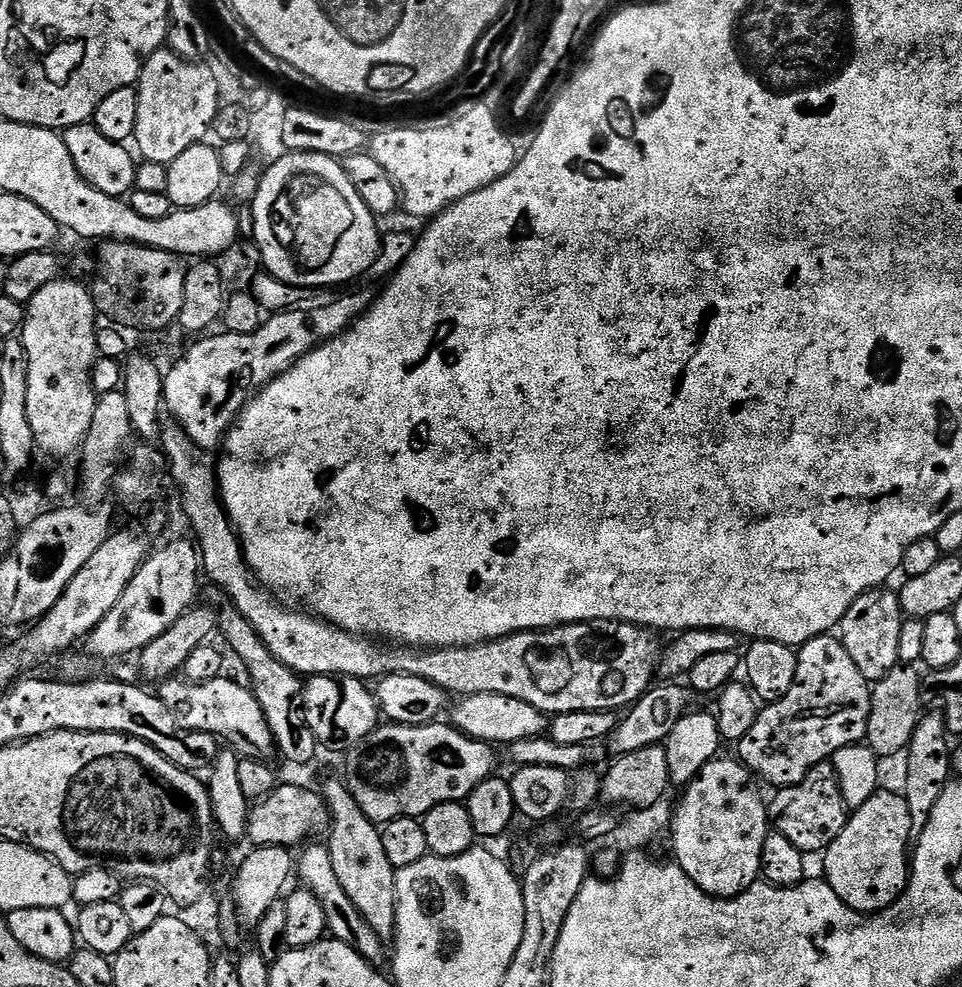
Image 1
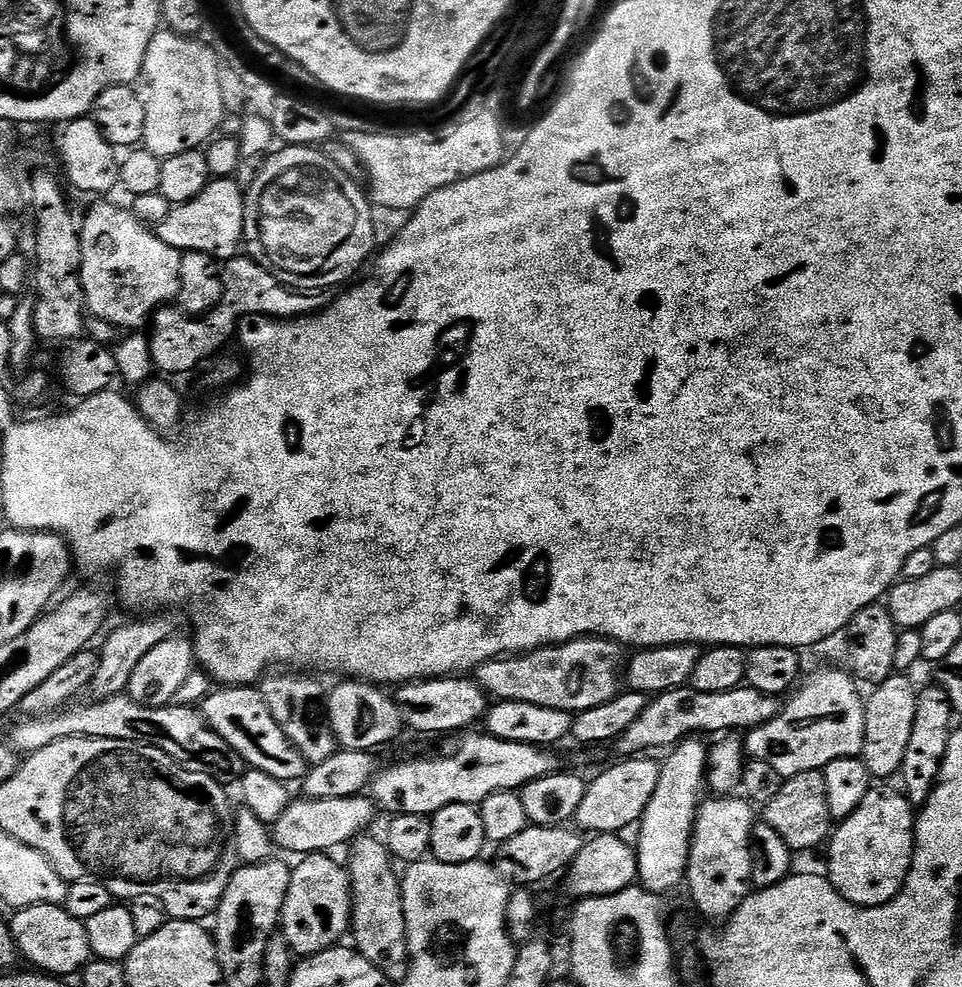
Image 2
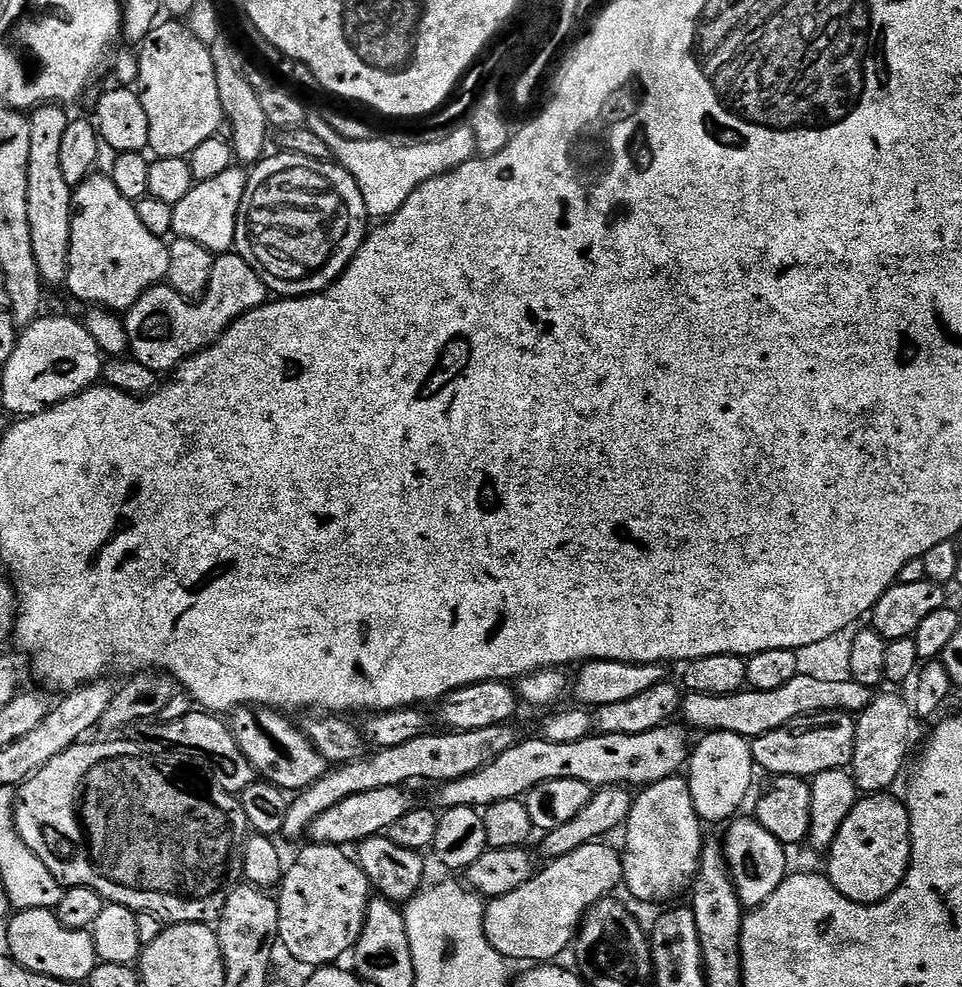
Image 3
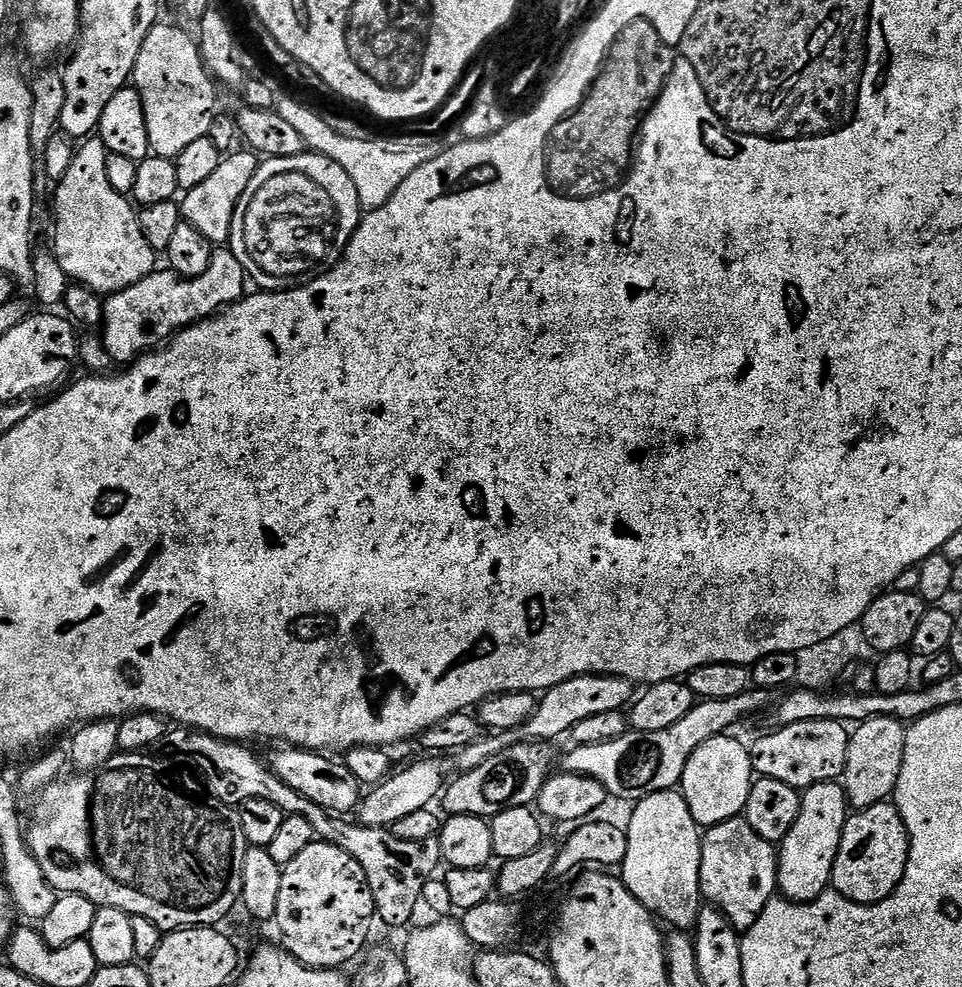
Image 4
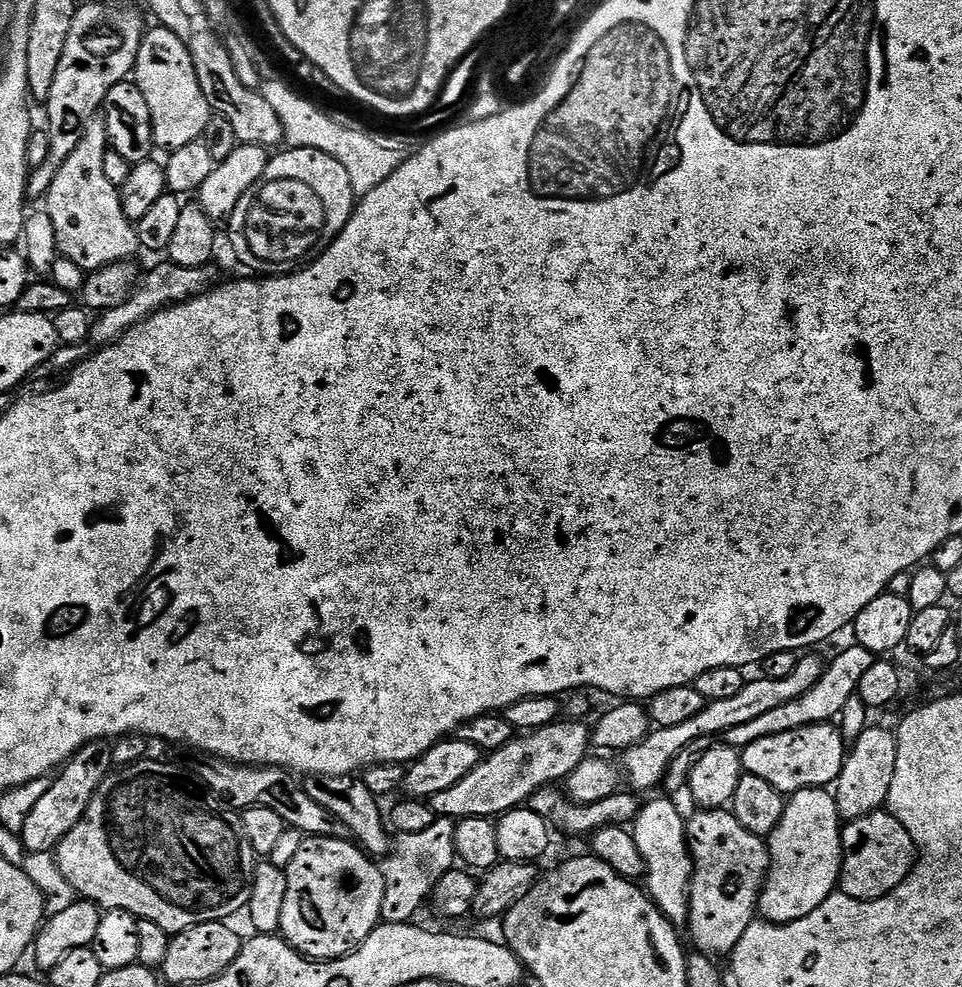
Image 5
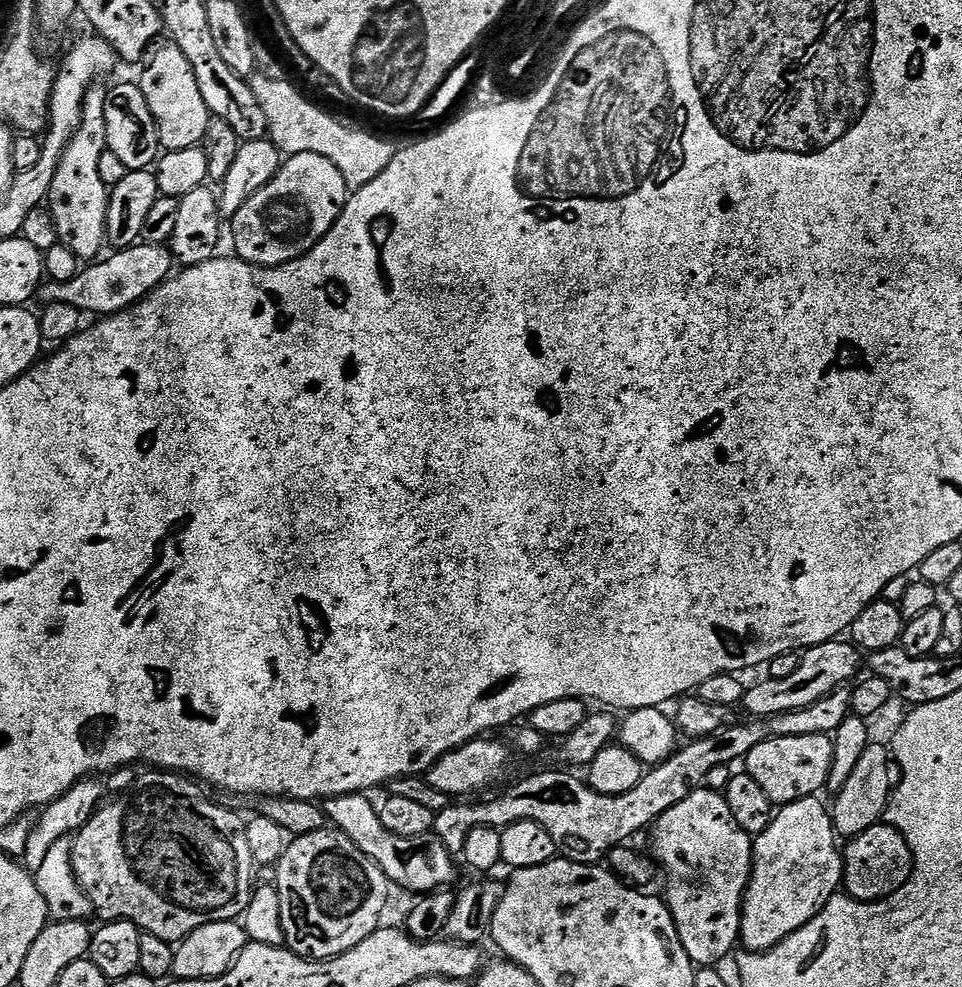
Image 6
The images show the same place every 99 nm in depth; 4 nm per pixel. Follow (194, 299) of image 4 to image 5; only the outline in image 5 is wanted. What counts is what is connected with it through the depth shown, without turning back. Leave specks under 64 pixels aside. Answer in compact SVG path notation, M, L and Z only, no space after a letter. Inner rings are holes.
M171 262L163 263L149 270L148 277L145 280L143 277L139 281L138 287L129 294L126 302L122 302L120 306L107 308L105 312L99 313L92 320L90 340L91 343L96 343L97 349L107 348L118 338L126 335L131 328L138 326L143 320L149 320L152 315L161 312L163 308L171 308L173 304L180 304L184 300L193 300L217 283L215 267L187 268Z

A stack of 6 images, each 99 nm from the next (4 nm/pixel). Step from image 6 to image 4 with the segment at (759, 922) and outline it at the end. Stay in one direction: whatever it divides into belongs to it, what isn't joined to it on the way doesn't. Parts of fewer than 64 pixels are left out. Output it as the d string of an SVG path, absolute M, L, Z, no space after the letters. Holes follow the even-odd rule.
M840 782L815 784L803 789L798 810L798 822L784 841L778 845L776 882L778 892L785 900L808 904L823 892L829 891L834 870L834 858L838 858L838 846L842 842L844 827L850 815L848 795Z

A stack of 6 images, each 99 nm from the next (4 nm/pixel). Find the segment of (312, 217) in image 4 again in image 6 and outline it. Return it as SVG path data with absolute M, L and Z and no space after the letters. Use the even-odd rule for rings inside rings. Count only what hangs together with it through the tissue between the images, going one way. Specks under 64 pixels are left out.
M298 154L289 156L281 163L278 174L254 198L238 210L236 216L231 217L232 244L235 255L248 264L260 264L264 268L282 266L291 260L302 258L314 246L318 246L320 239L330 231L334 222L342 214L346 206L350 190L346 186L346 178L342 178L342 170L330 162L330 158L322 158L322 154Z

